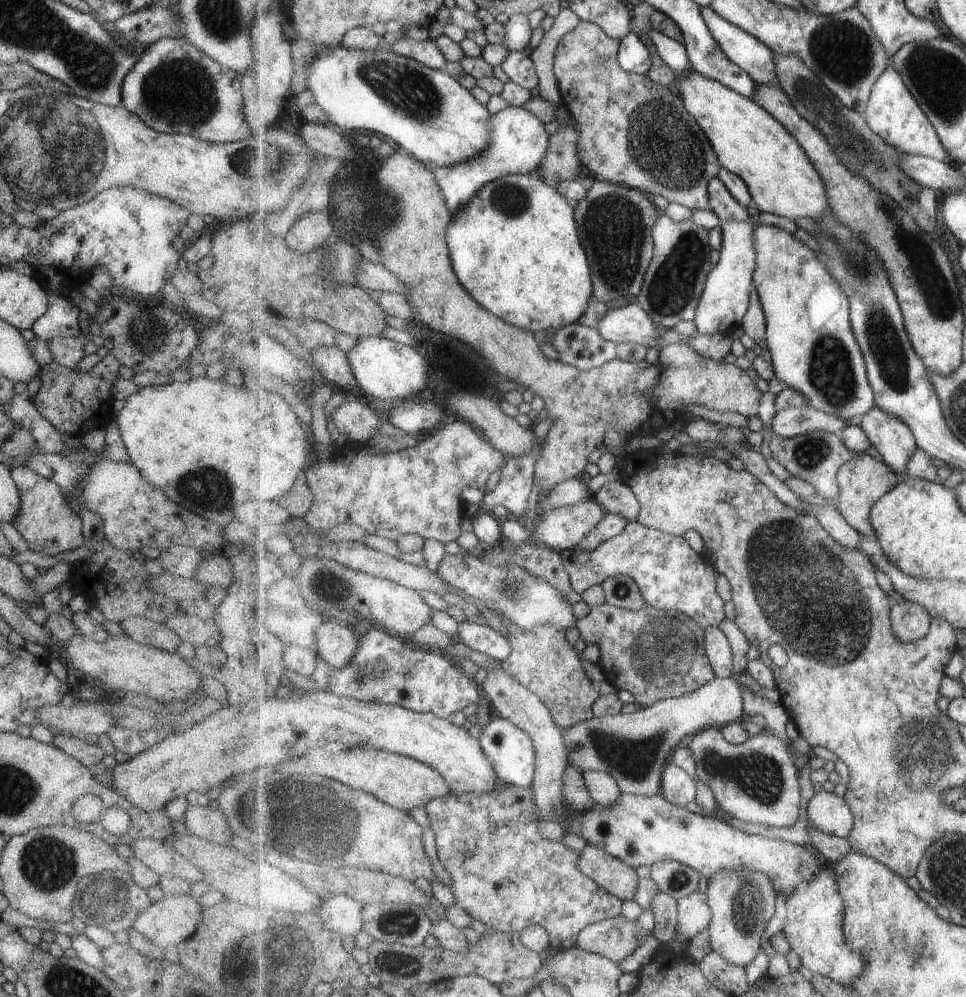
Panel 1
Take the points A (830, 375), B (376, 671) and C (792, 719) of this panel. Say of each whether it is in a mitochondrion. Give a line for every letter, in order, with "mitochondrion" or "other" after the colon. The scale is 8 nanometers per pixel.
A: mitochondrion
B: mitochondrion
C: other

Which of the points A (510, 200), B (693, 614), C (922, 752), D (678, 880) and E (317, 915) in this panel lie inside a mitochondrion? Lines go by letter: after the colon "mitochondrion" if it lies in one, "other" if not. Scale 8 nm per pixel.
A: mitochondrion
B: mitochondrion
C: mitochondrion
D: mitochondrion
E: other

